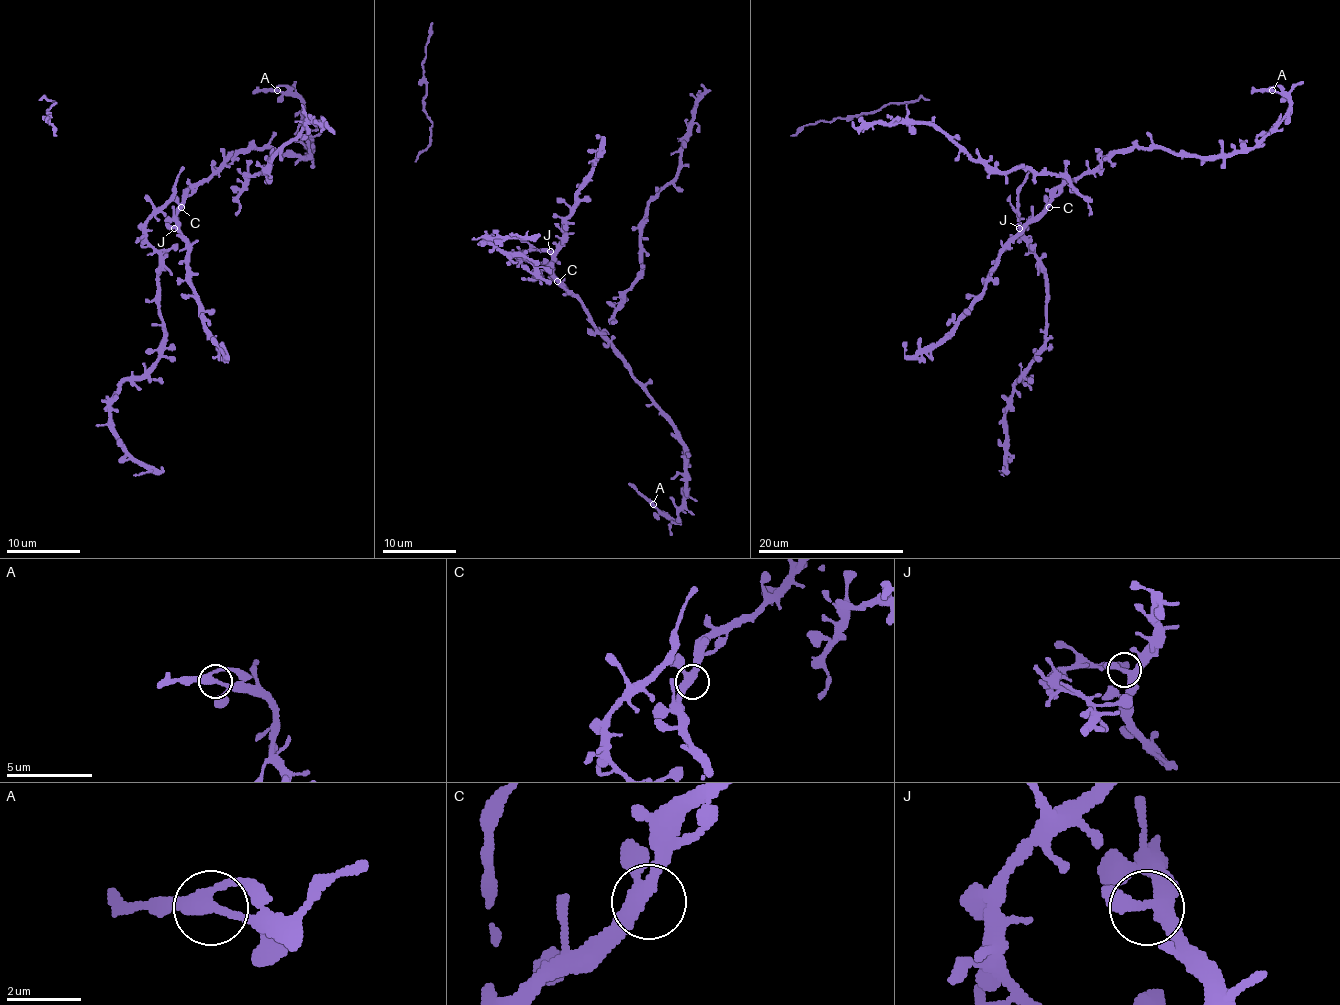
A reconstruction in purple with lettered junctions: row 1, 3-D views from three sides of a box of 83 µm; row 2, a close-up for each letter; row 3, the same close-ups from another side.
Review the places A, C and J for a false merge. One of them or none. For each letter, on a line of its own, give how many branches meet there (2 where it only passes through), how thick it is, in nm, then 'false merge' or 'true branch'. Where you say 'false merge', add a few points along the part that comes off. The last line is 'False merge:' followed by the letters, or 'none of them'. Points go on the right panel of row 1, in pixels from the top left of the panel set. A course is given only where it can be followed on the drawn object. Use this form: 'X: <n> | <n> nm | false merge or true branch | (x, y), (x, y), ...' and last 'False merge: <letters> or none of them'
A: 3 | 280 nm | true branch
C: 3 | 320 nm | true branch
J: 3 | 360 nm | true branch
False merge: none of them

